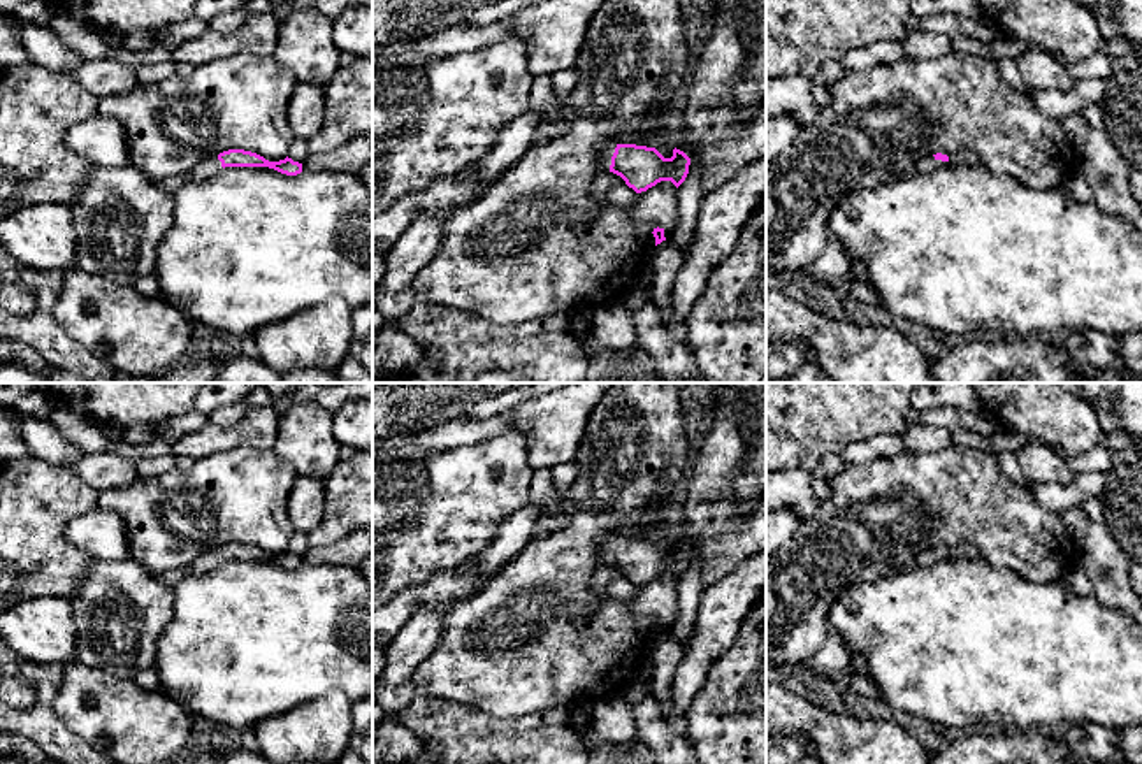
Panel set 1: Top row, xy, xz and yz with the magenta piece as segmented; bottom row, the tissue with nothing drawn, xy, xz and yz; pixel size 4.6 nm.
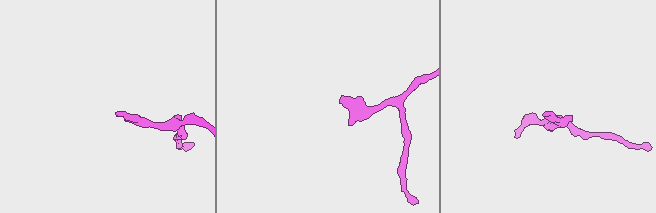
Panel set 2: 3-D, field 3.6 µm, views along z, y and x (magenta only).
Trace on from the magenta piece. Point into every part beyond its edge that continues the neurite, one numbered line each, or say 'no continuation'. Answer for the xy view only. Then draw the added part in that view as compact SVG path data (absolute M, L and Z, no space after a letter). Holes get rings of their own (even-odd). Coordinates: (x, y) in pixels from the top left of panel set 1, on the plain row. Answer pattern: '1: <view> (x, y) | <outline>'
1: xy (208, 561) | M209 550L188 566L188 574L200 576L200 574L214 569L221 562L223 560L221 560L221 555L218 553L218 550Z

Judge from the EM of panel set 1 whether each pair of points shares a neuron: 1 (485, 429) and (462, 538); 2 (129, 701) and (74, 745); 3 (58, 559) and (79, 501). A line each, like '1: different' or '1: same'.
1: different
2: different
3: same

